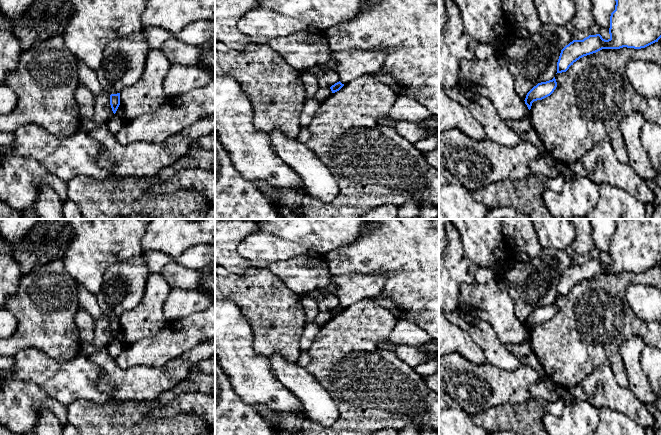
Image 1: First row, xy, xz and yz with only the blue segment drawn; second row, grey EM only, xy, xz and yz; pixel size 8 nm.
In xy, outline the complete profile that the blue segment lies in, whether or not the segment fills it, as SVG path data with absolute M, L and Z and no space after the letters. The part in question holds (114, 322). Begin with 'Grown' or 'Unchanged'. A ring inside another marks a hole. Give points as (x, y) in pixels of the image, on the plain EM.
Unchanged. M120 317L110 319L110 329L115 338L120 329Z

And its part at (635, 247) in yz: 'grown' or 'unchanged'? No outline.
unchanged

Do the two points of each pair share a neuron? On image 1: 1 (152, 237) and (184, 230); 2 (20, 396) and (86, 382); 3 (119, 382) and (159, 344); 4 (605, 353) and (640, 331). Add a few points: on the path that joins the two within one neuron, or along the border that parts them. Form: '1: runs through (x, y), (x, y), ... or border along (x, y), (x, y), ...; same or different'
1: runs through (160, 235), (162, 233), (176, 233); same
2: border along (22, 380), (34, 382), (46, 393), (63, 404); different
3: border along (114, 359), (122, 368), (138, 365), (160, 366); different
4: runs through (612, 344), (625, 331), (631, 331); same

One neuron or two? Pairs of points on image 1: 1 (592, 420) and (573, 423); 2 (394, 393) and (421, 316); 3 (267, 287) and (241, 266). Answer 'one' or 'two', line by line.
1: one
2: two
3: two

